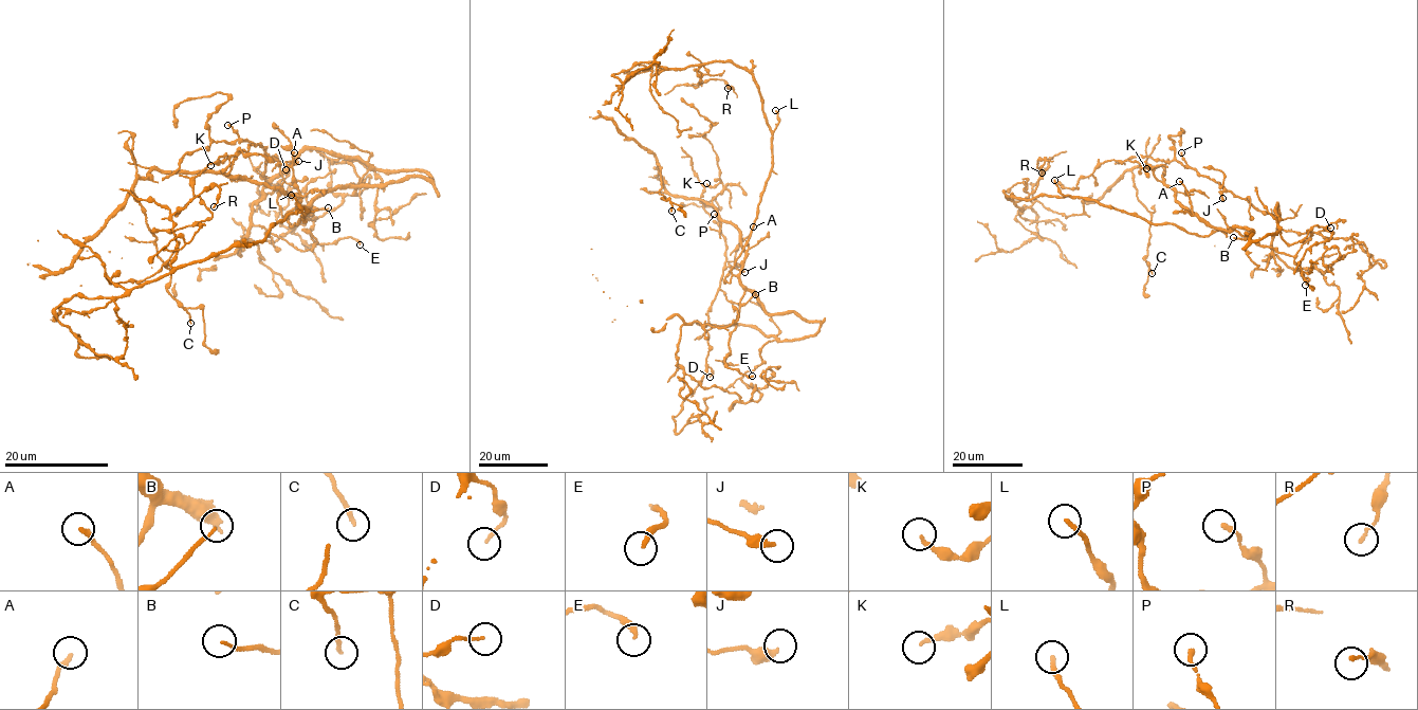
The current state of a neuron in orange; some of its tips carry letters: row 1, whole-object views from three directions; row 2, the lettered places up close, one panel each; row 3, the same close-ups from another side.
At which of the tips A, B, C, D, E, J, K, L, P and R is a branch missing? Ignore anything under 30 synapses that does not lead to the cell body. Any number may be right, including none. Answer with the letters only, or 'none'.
A, B, E, L

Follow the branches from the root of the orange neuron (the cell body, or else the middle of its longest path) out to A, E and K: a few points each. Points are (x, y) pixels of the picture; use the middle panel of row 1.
A: (733, 274), (740, 272), (753, 226)
E: (733, 274), (744, 293), (730, 338), (729, 352), (723, 361), (728, 367), (752, 376)
K: (733, 274), (740, 272), (744, 256), (740, 235), (734, 224), (723, 221), (712, 203), (723, 184), (706, 183)

